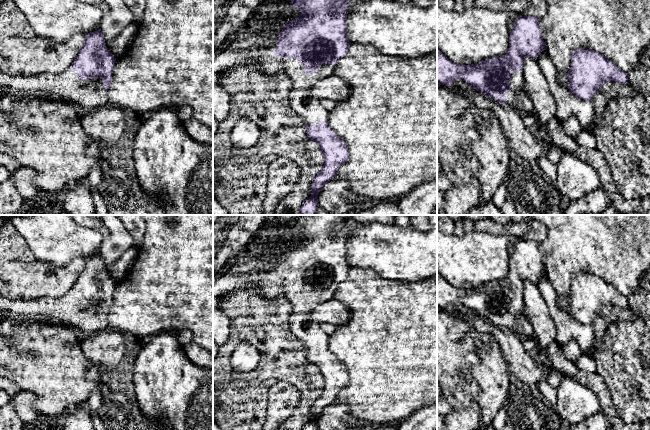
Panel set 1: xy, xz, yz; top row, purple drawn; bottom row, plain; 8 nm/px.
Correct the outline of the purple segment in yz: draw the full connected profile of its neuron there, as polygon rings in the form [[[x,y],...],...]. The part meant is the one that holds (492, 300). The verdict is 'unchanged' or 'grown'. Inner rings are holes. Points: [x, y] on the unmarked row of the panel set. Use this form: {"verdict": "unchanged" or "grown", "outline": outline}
{"verdict": "grown", "outline": [[[520,240],[514,246],[509,260],[509,273],[503,280],[490,281],[475,288],[460,289],[449,284],[437,272],[437,308],[452,310],[456,303],[462,303],[500,328],[517,332],[518,318],[527,315],[524,304],[524,282],[538,281],[543,274],[547,274],[547,269],[539,251],[539,241]]]}

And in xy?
{"verdict": "grown", "outline": [[[100,252],[84,261],[76,283],[64,296],[12,300],[0,295],[0,312],[72,327],[82,336],[90,335],[107,329],[115,286]]]}

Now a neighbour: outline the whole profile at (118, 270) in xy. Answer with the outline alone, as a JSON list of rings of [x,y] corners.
[[[132,247],[124,252],[123,255],[112,264],[105,264],[106,271],[116,283],[120,282],[126,277],[134,265],[137,254],[137,248]]]

